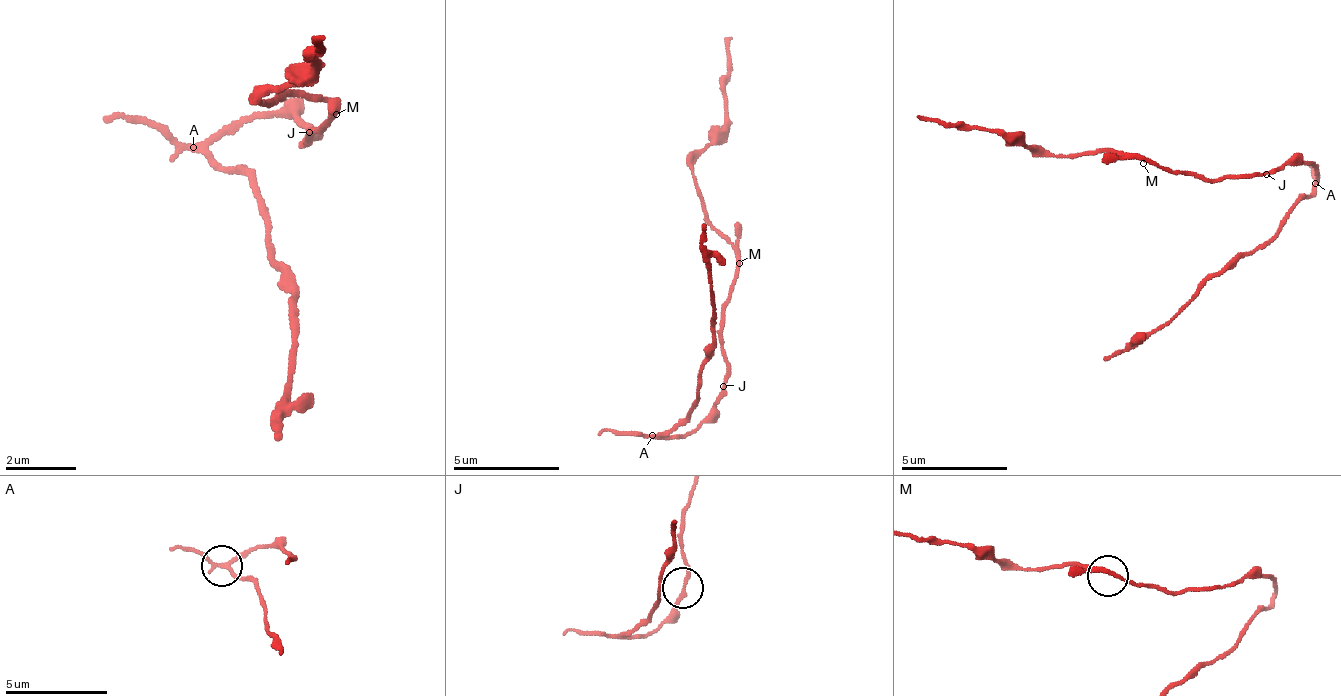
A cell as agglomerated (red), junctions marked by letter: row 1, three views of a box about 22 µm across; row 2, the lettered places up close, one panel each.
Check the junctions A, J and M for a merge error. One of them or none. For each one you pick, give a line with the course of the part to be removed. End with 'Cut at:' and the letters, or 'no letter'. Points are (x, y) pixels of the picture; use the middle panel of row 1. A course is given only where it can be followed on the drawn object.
A: (654, 434), (691, 412), (712, 338), (712, 284), (702, 226)
Cut at: A

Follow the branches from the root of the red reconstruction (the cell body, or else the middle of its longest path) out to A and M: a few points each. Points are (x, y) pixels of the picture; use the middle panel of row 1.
A: (723, 380), (723, 396), (686, 434), (675, 434), (670, 439), (659, 439), (654, 434)
M: (723, 380), (728, 370), (728, 359), (723, 354), (723, 300), (728, 295), (728, 284), (739, 263)

